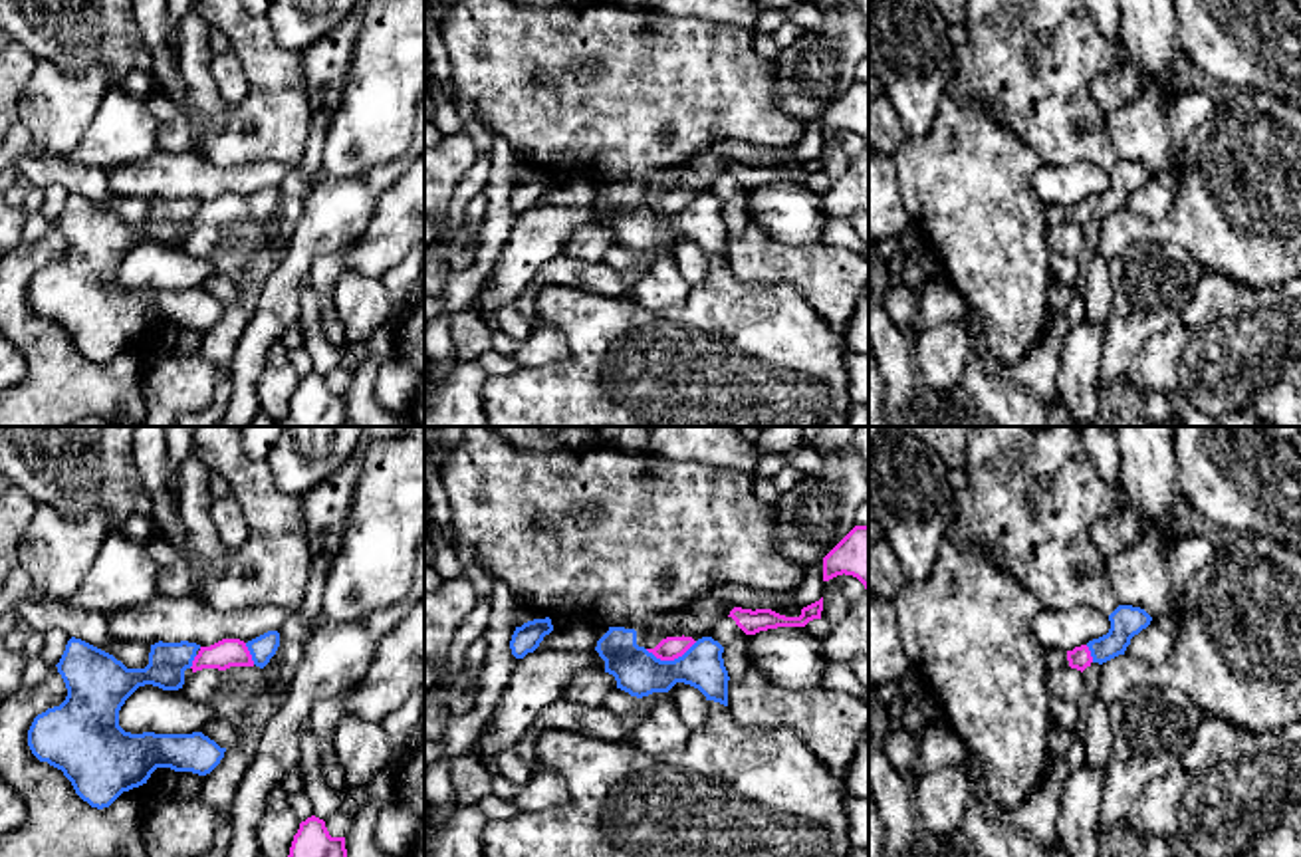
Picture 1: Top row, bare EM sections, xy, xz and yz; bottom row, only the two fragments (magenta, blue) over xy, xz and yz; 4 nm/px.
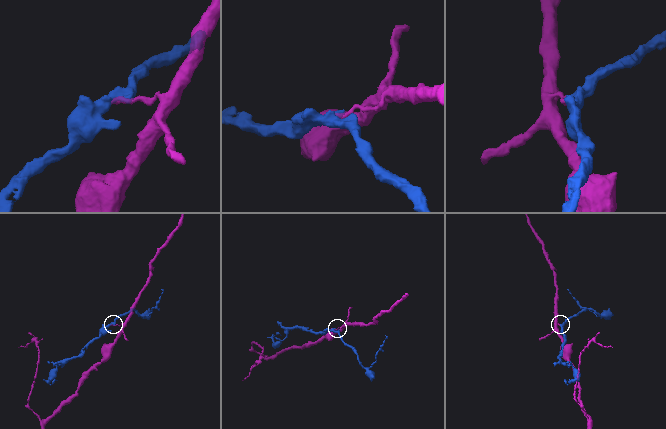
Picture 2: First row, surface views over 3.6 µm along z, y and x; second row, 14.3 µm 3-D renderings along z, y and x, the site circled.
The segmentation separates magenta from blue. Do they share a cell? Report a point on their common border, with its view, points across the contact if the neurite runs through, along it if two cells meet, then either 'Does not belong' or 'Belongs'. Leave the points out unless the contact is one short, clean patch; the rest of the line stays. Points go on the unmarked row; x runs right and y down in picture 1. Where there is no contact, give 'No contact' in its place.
Touches magenta at xz (671, 215). Boundary: xz (697, 197), (673, 215), (657, 215), (645, 205). Does not belong

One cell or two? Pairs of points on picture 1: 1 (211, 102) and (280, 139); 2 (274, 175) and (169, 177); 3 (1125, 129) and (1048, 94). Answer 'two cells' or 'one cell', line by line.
1: two cells
2: one cell
3: two cells

